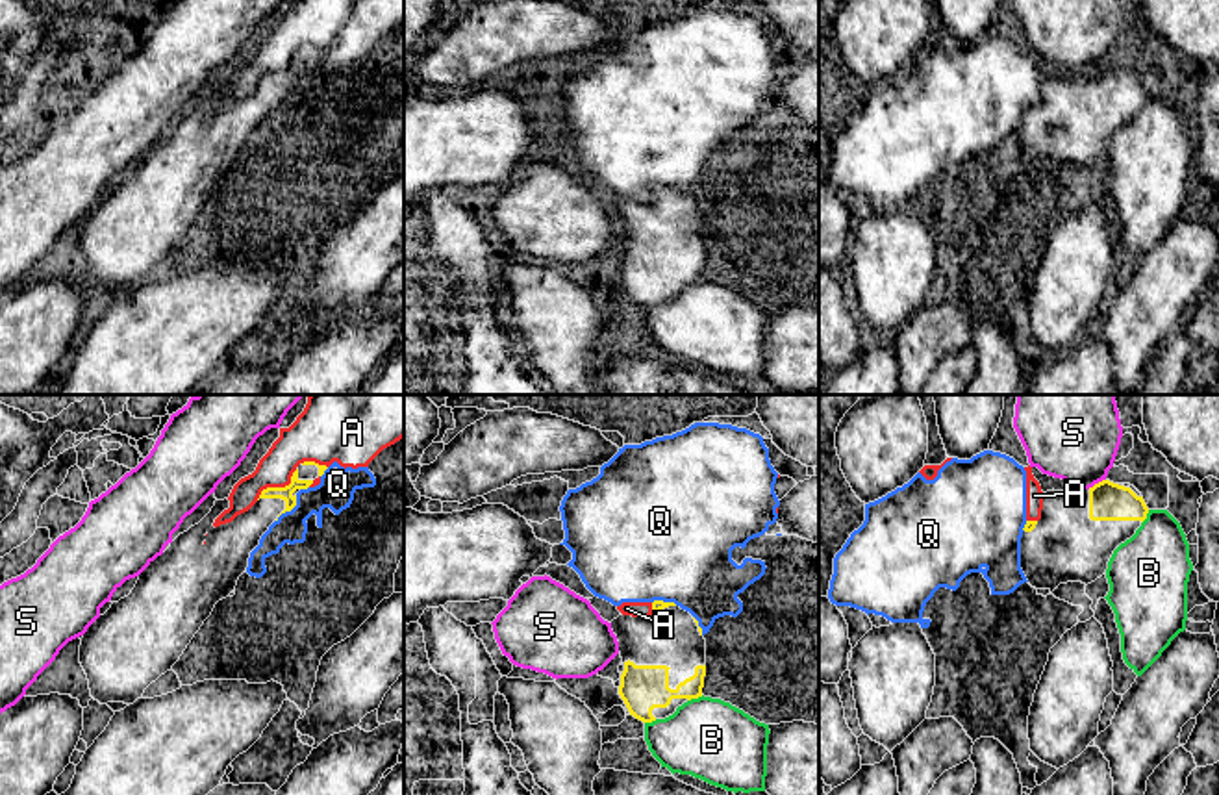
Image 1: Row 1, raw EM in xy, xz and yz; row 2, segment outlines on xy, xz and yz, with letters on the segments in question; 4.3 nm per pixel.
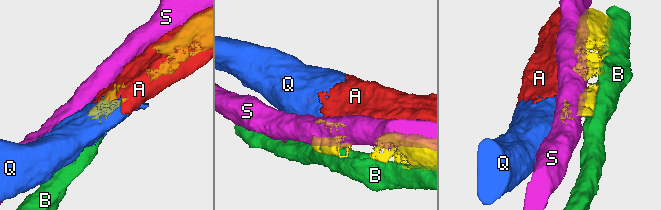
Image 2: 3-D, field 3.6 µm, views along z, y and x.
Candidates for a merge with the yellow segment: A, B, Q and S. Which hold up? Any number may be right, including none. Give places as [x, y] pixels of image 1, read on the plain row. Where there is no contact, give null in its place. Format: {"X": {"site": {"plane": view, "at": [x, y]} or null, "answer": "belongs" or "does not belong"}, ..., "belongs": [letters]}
{"A": {"site": {"plane": "xy", "at": [278, 73]}, "answer": "does not belong"}, "B": {"site": {"plane": "xz", "at": [695, 282]}, "answer": "does not belong"}, "Q": {"site": {"plane": "xy", "at": [289, 95]}, "answer": "does not belong"}, "S": {"site": {"plane": "yz", "at": [1095, 69]}, "answer": "does not belong"}, "belongs": []}

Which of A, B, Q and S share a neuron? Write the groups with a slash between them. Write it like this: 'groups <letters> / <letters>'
groups A Q / B / S

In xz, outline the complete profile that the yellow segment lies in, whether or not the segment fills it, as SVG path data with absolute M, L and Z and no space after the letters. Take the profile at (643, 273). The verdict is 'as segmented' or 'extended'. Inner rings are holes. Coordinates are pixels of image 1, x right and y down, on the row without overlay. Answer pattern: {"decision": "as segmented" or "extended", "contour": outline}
{"decision": "extended", "contour": "M654 185L650 202L621 198L611 215L624 250L619 280L630 300L652 308L702 282L706 224L689 196Z"}

